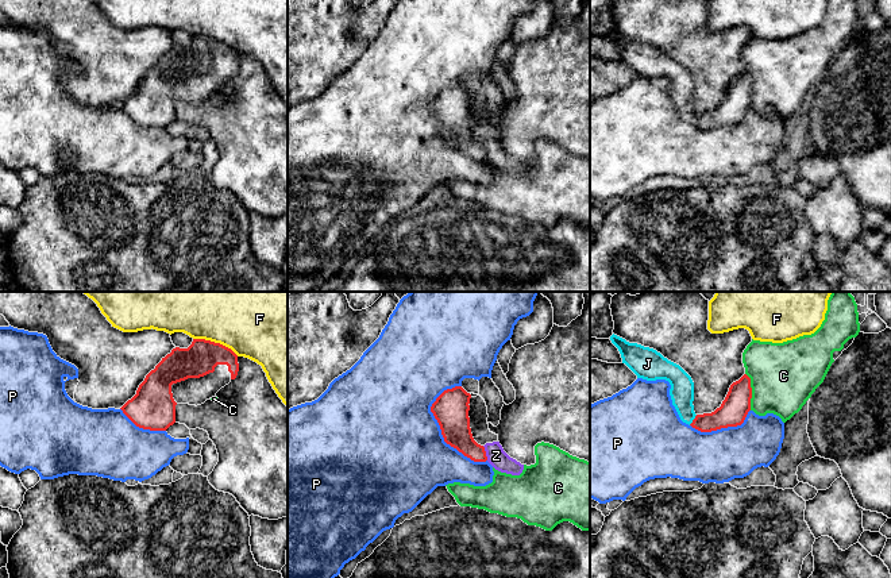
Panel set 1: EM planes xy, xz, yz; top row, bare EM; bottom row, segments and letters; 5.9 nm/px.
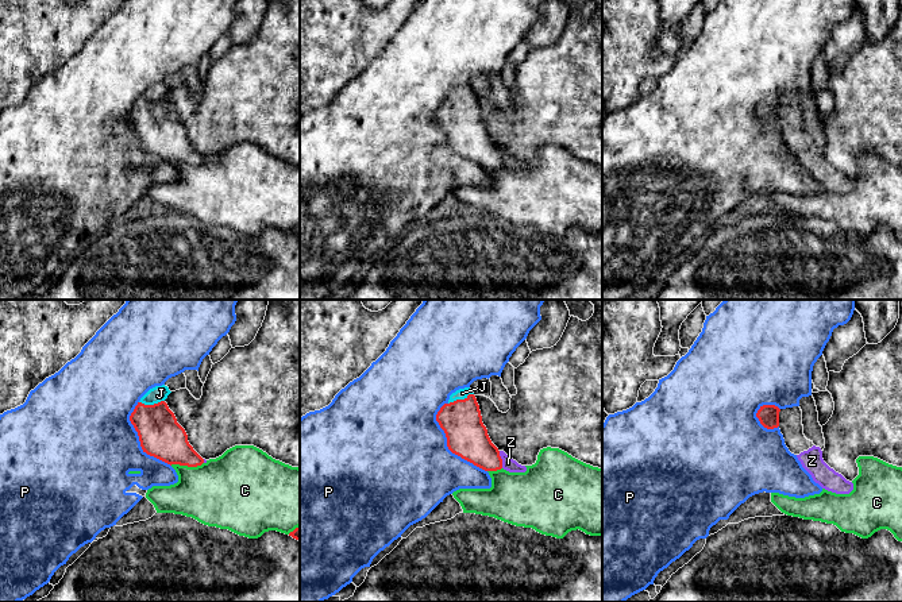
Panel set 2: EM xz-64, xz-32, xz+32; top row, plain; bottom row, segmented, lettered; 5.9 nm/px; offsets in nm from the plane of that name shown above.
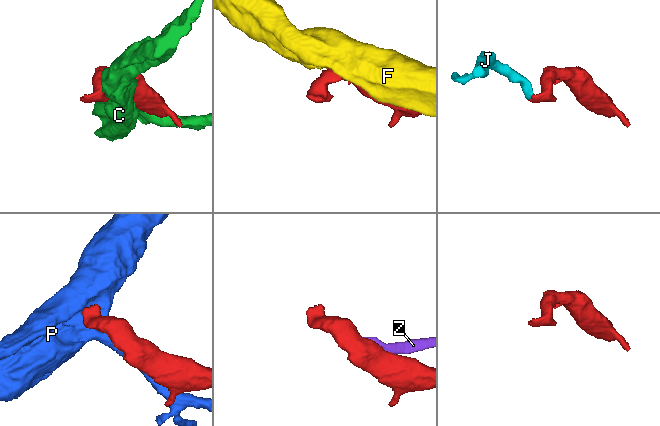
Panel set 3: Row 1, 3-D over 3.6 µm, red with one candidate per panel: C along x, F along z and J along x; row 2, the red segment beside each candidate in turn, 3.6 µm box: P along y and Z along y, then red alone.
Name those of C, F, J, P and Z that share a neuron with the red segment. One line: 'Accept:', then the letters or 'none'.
Accept: J

